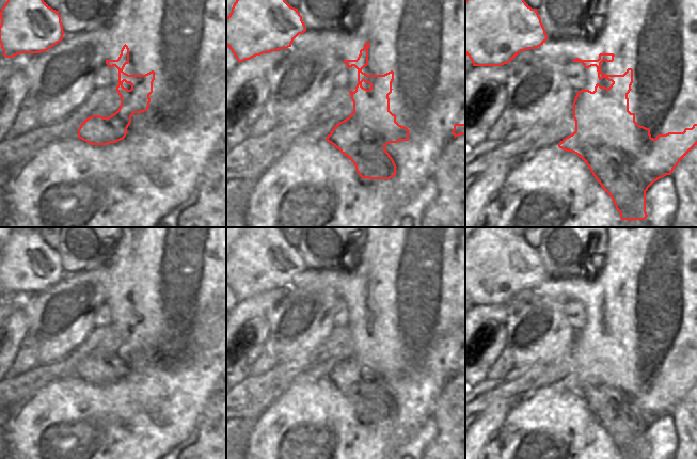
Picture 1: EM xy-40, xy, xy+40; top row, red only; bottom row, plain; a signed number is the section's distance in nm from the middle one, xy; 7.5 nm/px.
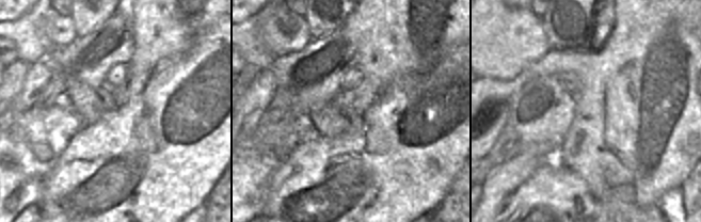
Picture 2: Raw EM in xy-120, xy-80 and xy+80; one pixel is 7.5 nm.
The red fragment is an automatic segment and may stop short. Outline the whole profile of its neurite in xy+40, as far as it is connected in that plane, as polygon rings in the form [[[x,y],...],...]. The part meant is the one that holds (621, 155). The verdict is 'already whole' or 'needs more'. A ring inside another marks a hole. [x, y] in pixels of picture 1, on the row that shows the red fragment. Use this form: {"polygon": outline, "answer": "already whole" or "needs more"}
{"polygon": [[[465,0],[465,54],[471,59],[473,67],[465,74],[465,124],[476,122],[481,117],[490,104],[490,95],[481,96],[481,91],[489,85],[507,85],[510,77],[516,75],[521,68],[534,60],[549,58],[557,62],[581,62],[586,68],[586,84],[577,92],[573,101],[573,118],[575,121],[575,131],[560,141],[558,147],[576,154],[589,168],[590,172],[601,185],[603,190],[612,197],[616,209],[620,212],[621,220],[645,220],[646,212],[646,191],[658,179],[671,175],[678,163],[697,145],[697,124],[692,128],[685,128],[683,132],[668,132],[658,134],[653,139],[650,129],[637,124],[637,115],[631,112],[629,105],[629,93],[634,88],[638,94],[643,94],[650,99],[649,107],[658,107],[661,112],[659,123],[670,124],[679,122],[683,124],[687,117],[695,117],[694,110],[697,111],[696,94],[693,89],[693,76],[697,75],[697,0],[607,0],[607,12],[605,14],[603,33],[596,39],[585,36],[574,36],[572,38],[549,38],[537,9],[532,9],[524,0]]], "answer": "needs more"}

